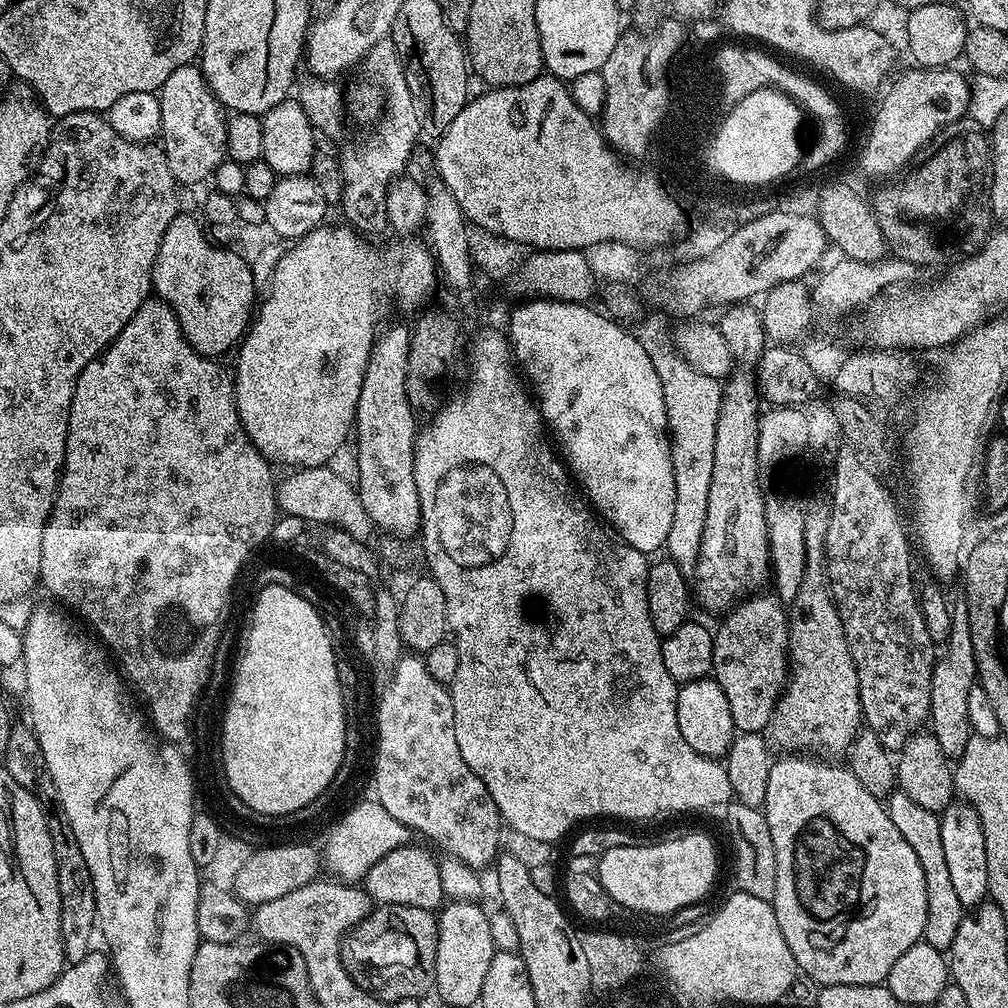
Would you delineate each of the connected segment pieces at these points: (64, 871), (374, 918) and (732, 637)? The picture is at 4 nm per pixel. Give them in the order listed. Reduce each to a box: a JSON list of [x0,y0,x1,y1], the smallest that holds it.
[[48,810,98,964],[343,904,438,1006],[711,594,789,733]]

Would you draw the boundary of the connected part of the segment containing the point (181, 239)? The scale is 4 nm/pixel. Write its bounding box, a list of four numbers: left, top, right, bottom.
[152,214,258,358]

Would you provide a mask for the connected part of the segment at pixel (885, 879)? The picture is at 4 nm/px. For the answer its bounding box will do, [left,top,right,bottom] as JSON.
[762,754,926,986]

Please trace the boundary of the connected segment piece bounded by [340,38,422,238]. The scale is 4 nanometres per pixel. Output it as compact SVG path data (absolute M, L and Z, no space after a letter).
M390 38L378 42L378 46L374 46L368 51L368 55L364 57L362 68L365 68L372 75L370 77L371 83L382 93L383 99L386 101L386 110L388 106L388 117L377 126L376 133L369 140L364 140L361 144L352 144L341 154L340 176L344 179L344 185L340 188L340 204L344 207L345 218L349 220L345 221L355 231L368 238L380 238L376 236L380 236L383 232L387 233L389 231L388 211L386 210L388 187L407 169L404 167L407 166L408 159L411 158L412 151L416 148L416 139L422 136L422 129L420 127L416 103L410 94L410 86L406 82L404 61L400 59L400 55L396 49L396 43Z

